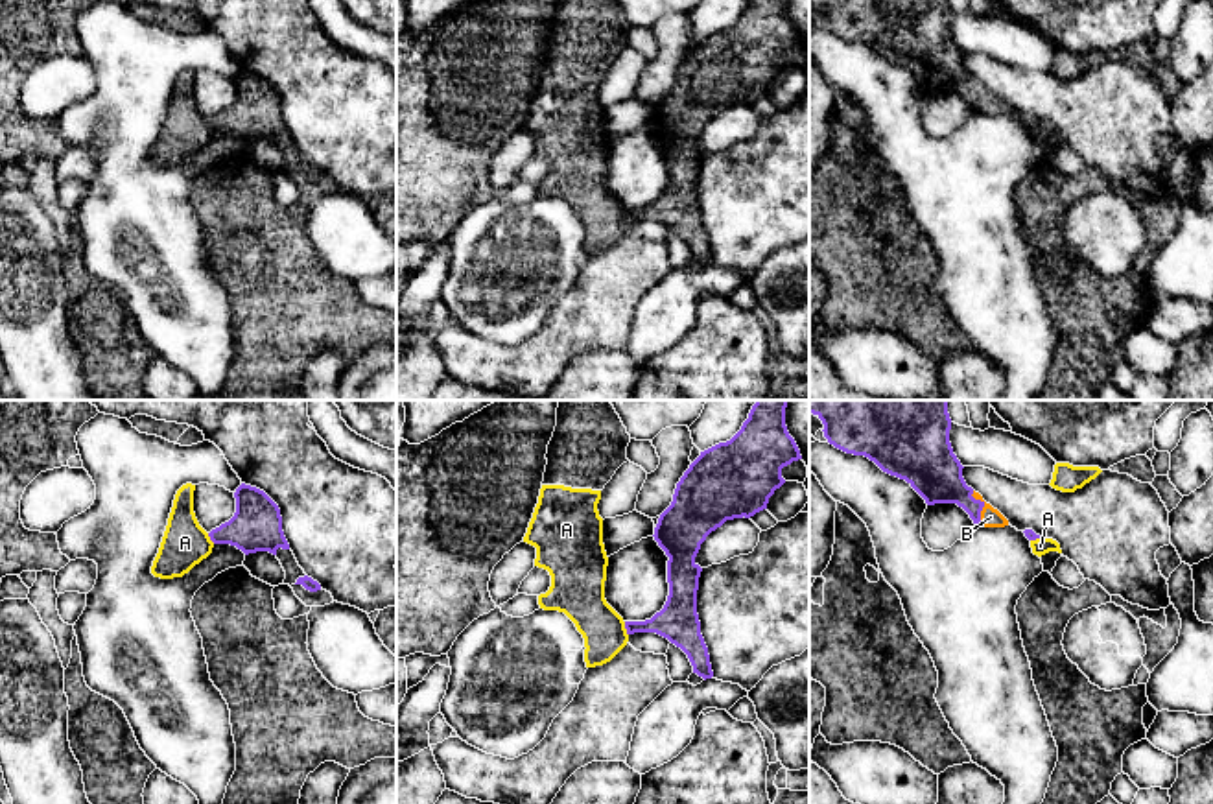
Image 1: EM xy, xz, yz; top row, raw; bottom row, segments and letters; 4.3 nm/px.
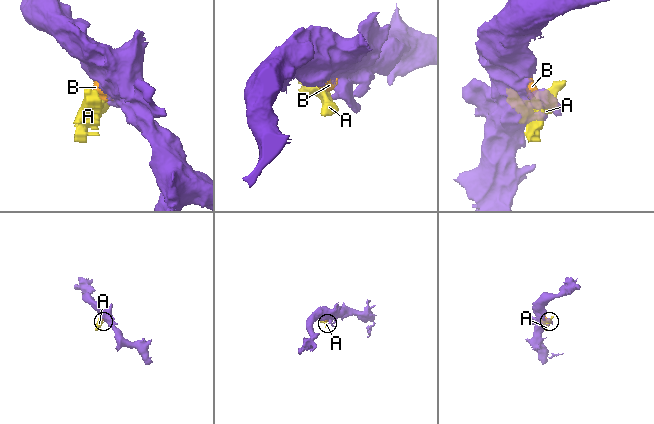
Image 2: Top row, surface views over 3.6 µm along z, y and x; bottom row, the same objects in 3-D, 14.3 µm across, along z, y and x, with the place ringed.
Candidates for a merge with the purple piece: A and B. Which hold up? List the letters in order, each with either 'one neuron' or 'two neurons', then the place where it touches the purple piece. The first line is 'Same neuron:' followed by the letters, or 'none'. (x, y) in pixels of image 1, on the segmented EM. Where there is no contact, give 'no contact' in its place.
Same neuron: B
A: two neurons; meets purple in xz at (625, 627)
B: one neuron; meets purple in yz at (983, 506)

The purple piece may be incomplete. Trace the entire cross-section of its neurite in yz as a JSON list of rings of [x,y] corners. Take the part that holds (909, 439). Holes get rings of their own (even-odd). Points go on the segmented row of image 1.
[[[809,400],[809,413],[822,420],[830,444],[846,454],[865,455],[883,472],[905,479],[927,505],[957,503],[975,526],[1008,526],[1008,520],[962,478],[964,467],[949,443],[948,400]]]

